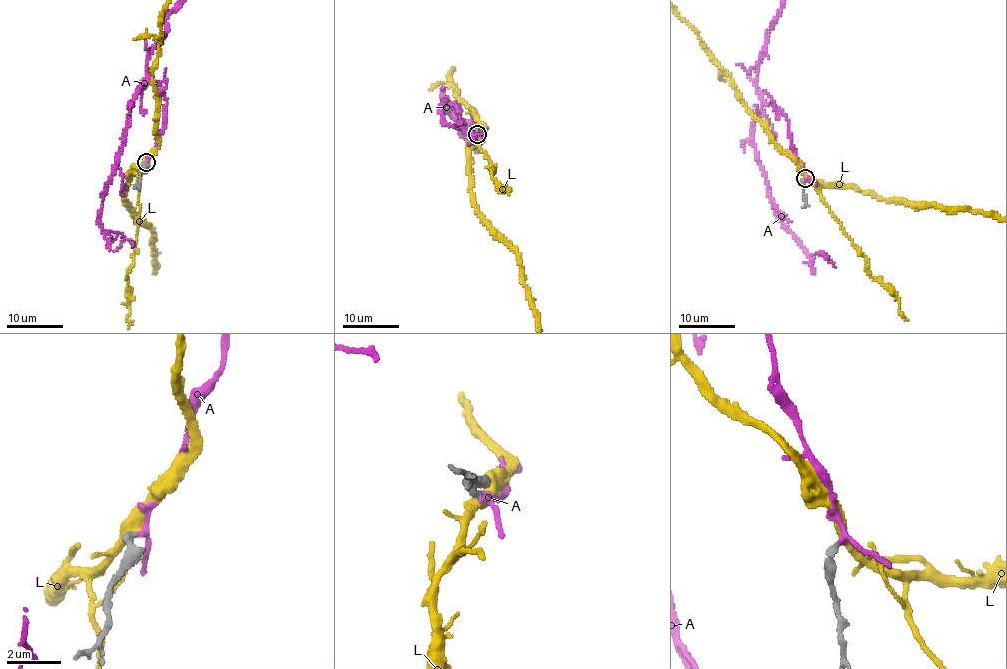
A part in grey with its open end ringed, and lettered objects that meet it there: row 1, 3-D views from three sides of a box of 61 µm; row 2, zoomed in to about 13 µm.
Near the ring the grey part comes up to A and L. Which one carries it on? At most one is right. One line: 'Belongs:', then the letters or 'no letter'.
Belongs: L

